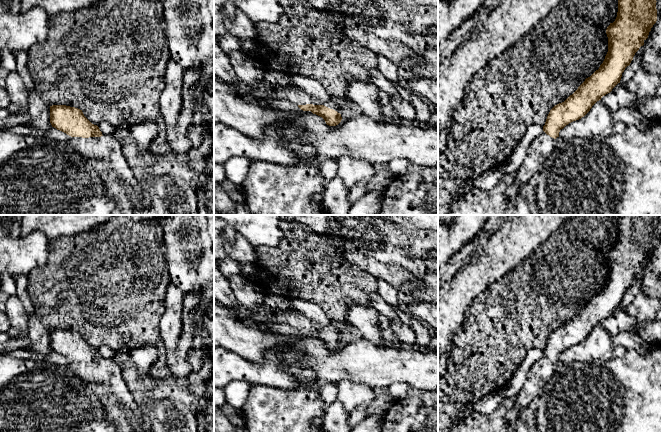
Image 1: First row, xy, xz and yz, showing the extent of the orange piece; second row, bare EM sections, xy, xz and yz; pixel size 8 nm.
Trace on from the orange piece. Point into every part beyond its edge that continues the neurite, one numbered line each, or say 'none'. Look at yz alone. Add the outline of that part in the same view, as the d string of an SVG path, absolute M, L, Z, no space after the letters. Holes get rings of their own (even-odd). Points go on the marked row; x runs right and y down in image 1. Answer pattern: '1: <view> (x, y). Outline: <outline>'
none

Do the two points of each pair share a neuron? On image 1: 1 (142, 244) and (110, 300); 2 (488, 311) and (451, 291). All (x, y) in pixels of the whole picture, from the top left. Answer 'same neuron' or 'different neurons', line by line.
1: same neuron
2: different neurons

